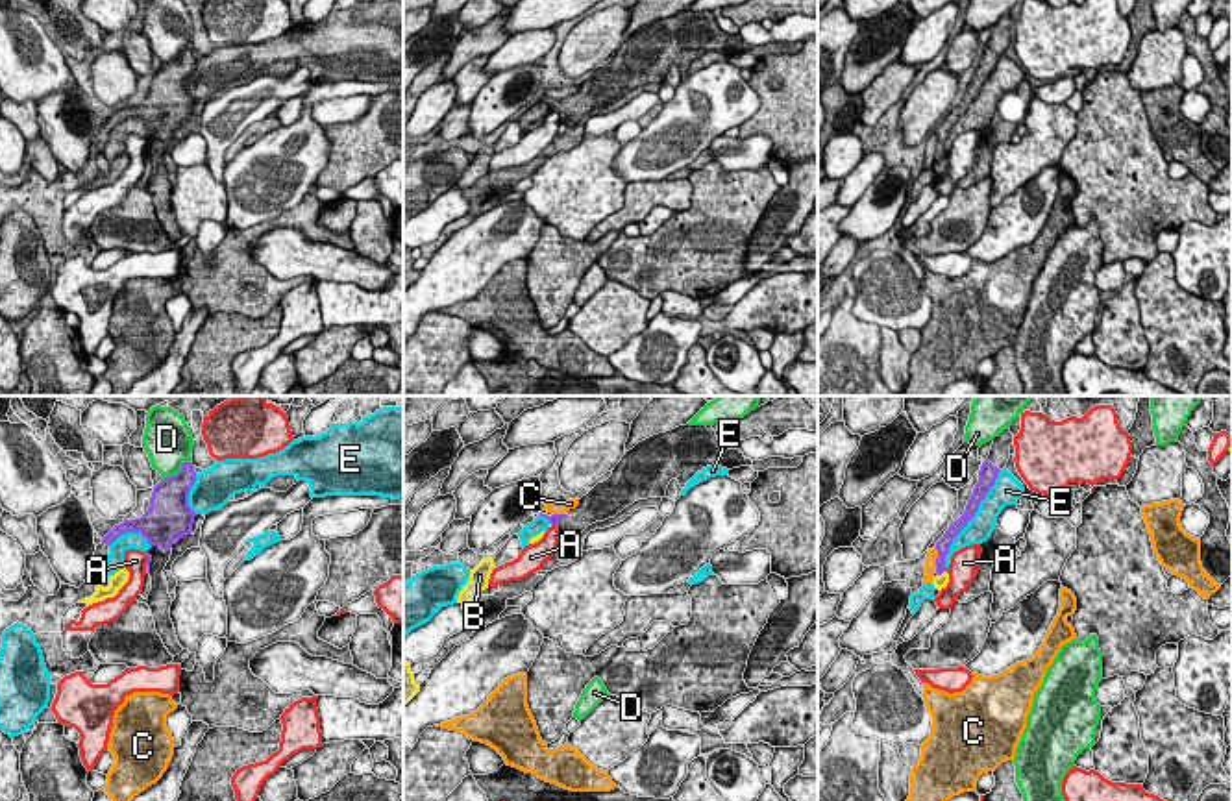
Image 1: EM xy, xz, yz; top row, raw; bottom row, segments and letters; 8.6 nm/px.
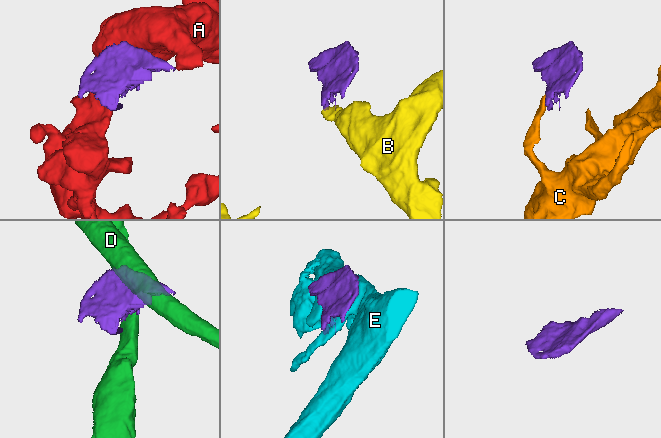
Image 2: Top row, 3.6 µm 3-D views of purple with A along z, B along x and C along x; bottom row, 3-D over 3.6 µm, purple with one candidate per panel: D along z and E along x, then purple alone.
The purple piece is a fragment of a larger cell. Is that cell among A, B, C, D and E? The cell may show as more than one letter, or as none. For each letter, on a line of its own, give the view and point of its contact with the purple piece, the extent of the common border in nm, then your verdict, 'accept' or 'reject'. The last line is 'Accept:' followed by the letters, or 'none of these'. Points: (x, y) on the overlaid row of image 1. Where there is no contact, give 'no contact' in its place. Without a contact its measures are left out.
A: contact xy (148, 559); length 80 nm; reject
B: contact yz (942, 572); length 100 nm; reject
C: contact yz (938, 557); length 180 nm; reject
D: contact xy (178, 472); length 300 nm; reject
E: contact yz (972, 517); length 1000 nm; reject
Accept: none of these

